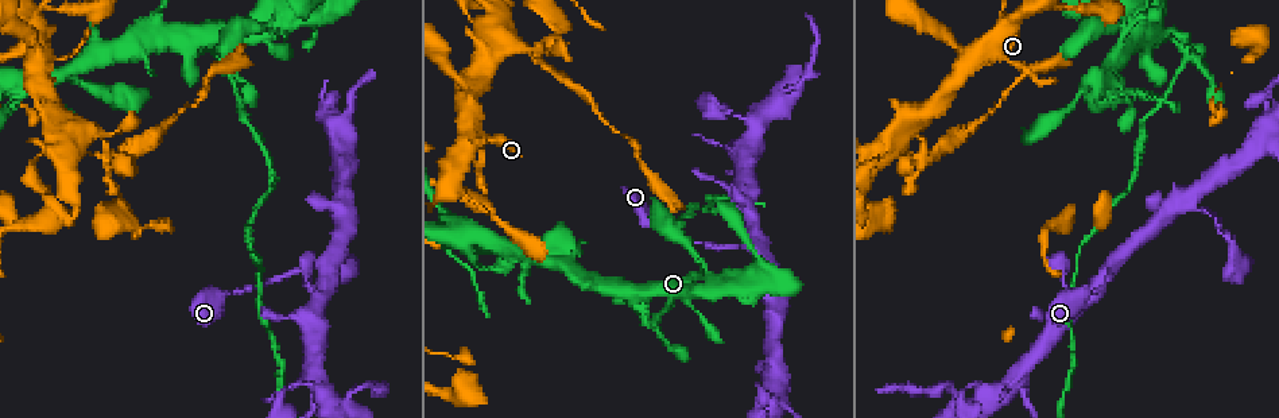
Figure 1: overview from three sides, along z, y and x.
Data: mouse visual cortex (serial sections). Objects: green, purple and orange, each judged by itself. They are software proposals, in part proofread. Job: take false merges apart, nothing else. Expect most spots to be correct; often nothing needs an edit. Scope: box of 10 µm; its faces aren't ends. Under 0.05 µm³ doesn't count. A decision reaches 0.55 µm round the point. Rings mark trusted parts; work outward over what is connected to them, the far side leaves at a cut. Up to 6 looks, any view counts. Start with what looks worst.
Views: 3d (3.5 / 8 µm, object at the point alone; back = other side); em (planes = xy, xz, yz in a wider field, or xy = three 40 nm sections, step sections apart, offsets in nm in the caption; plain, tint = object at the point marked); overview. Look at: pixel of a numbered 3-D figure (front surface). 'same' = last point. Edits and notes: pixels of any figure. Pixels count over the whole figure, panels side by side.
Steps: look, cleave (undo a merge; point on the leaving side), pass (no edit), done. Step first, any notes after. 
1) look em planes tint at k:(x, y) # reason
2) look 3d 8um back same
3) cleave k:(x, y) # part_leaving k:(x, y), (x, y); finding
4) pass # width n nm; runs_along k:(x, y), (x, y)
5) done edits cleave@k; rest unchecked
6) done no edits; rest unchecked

look 3d 3.5um at 1:(652, 329) # three-way junction

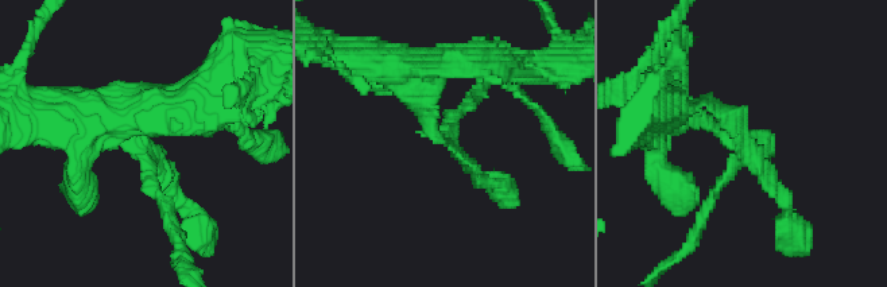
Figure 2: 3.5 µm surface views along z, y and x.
look em xy step 3 tint at 2:(143, 142)

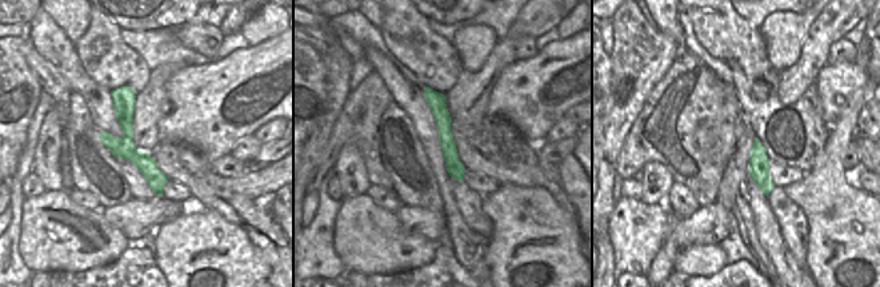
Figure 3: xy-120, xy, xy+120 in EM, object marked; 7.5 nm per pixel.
cleave 2:(465, 105) # arm_widths 150, 150, 150 nm; part_leaving 2:(739, 155), (694, 239), (673, 259); two cells meet here

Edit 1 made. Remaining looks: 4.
look overview

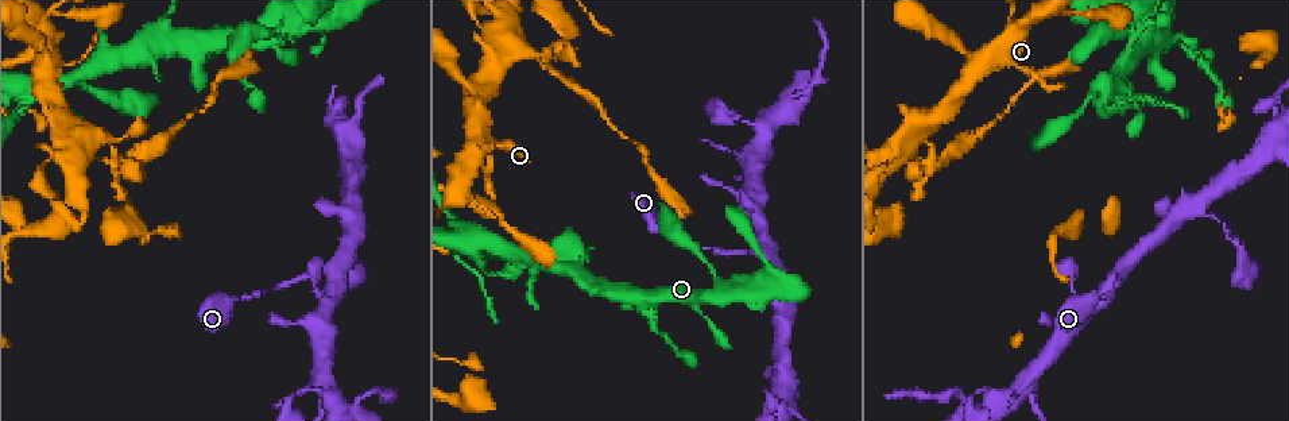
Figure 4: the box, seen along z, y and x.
look 3d 3.5um at 4:(1137, 100) # sudden change in width

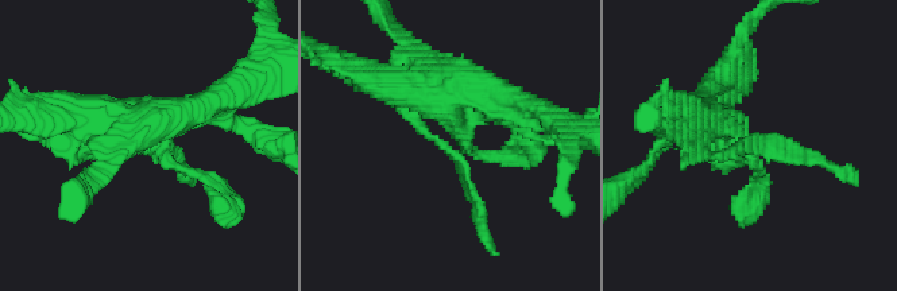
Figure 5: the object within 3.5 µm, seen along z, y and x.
look em xy step 3 tint at 5:(750, 152)

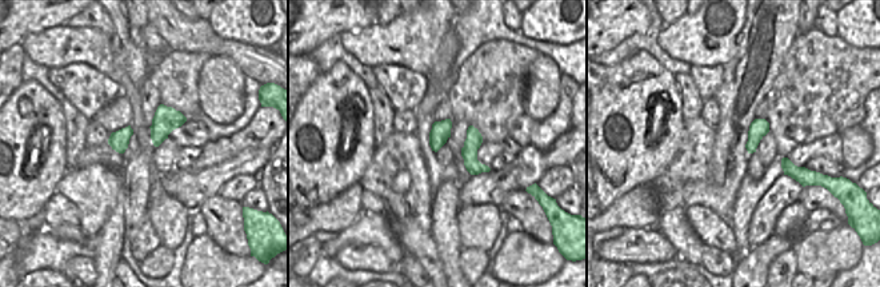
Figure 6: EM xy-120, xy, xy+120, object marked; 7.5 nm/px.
look em xy step 2 tint same # another direction

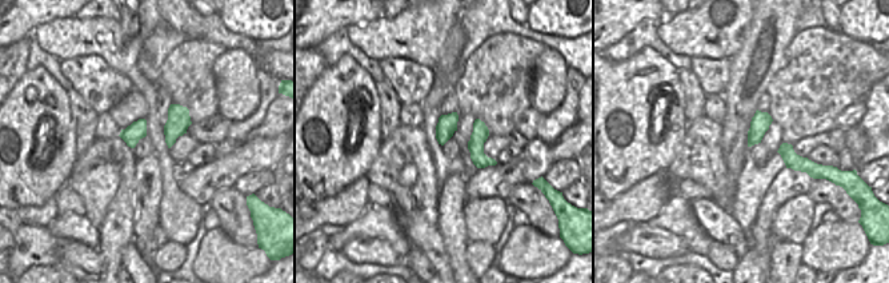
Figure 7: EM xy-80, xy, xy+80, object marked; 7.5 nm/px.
pass # continuous, no second cell

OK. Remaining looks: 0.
done edits cleave@2; rest unchecked

